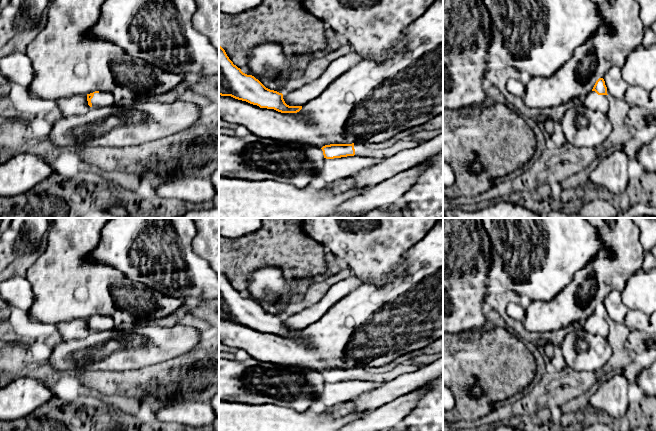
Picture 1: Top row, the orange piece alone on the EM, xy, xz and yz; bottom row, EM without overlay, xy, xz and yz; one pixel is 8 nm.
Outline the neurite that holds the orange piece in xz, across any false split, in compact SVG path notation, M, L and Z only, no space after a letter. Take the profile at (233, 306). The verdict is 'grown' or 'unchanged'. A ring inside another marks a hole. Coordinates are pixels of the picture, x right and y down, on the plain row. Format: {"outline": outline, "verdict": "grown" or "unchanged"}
{"outline": "M219 270L219 319L231 320L260 332L281 337L297 337L302 330L289 330L283 318L266 312L258 303L241 295Z", "verdict": "unchanged"}

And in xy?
{"outline": "M99 315L87 318L87 325L88 329L94 332L113 330L119 327L119 325L111 317Z", "verdict": "grown"}

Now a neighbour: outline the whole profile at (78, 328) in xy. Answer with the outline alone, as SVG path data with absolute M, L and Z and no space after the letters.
M87 318L75 319L55 325L63 341L85 338L91 332L88 329Z

